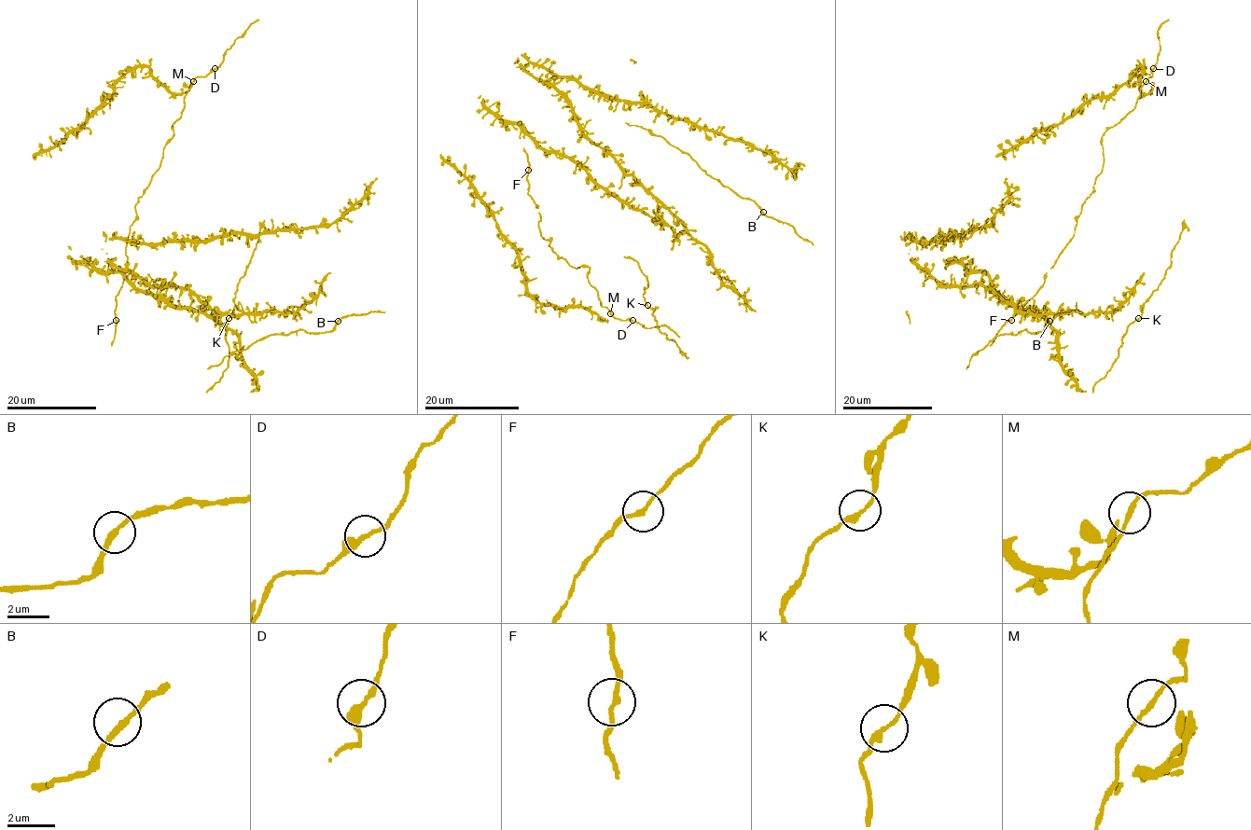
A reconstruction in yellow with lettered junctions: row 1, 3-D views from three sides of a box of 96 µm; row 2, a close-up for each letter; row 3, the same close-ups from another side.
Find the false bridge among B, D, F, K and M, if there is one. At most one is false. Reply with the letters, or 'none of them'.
none of them

